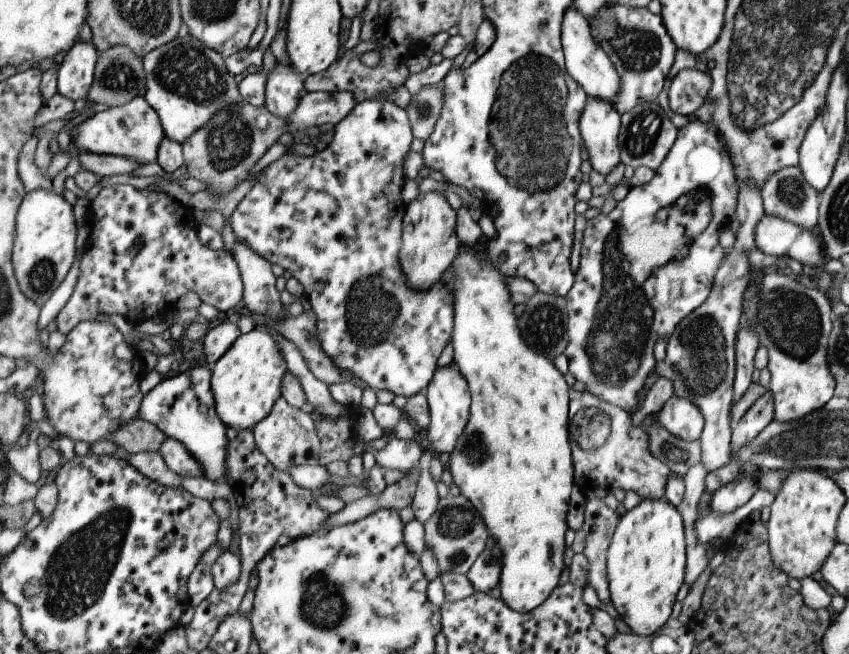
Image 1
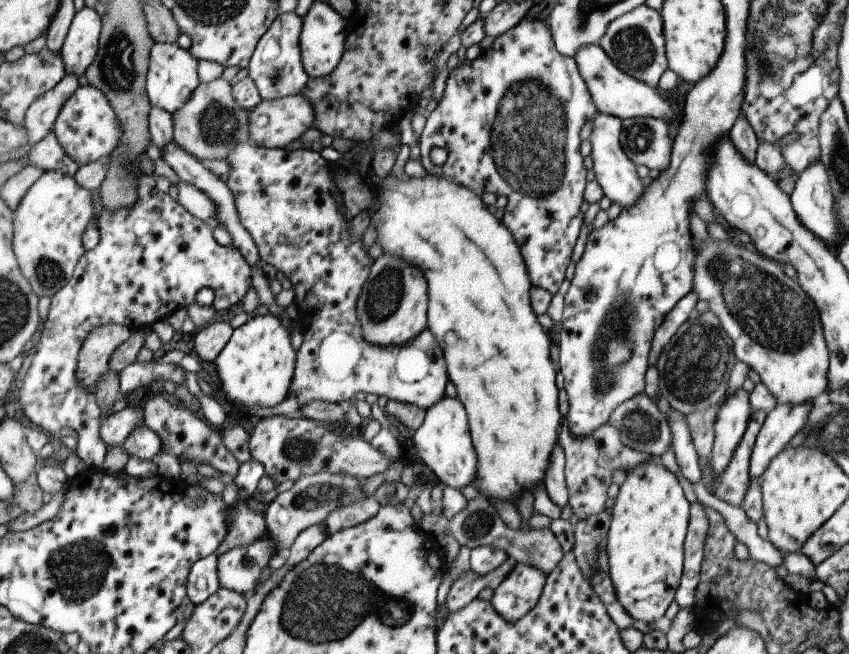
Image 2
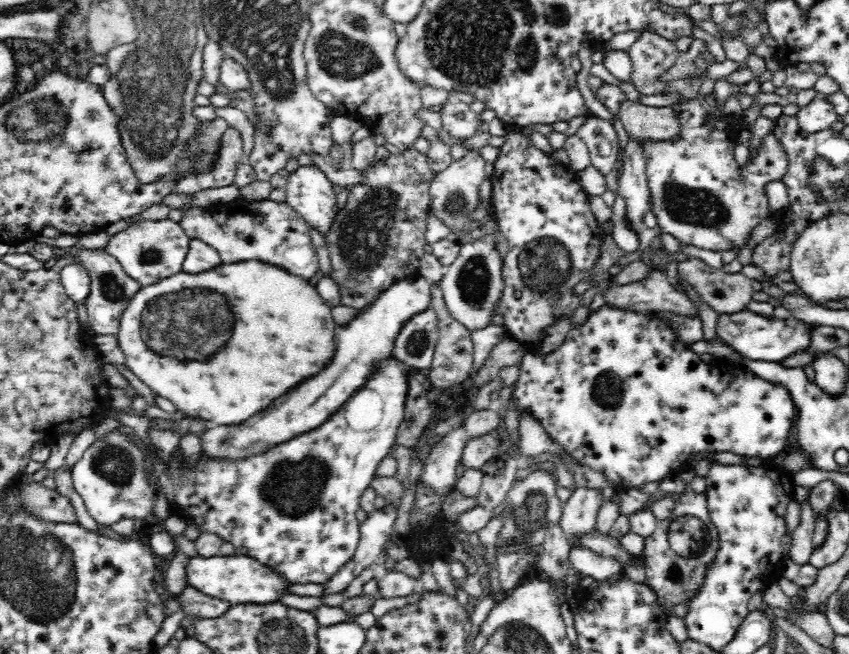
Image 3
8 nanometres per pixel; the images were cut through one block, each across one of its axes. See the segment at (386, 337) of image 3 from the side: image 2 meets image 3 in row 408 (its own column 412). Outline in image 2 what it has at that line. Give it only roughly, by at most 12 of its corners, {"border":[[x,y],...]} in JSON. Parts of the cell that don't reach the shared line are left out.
{"border":[[372,262],[356,300],[363,338],[383,348],[425,329],[423,272]]}

